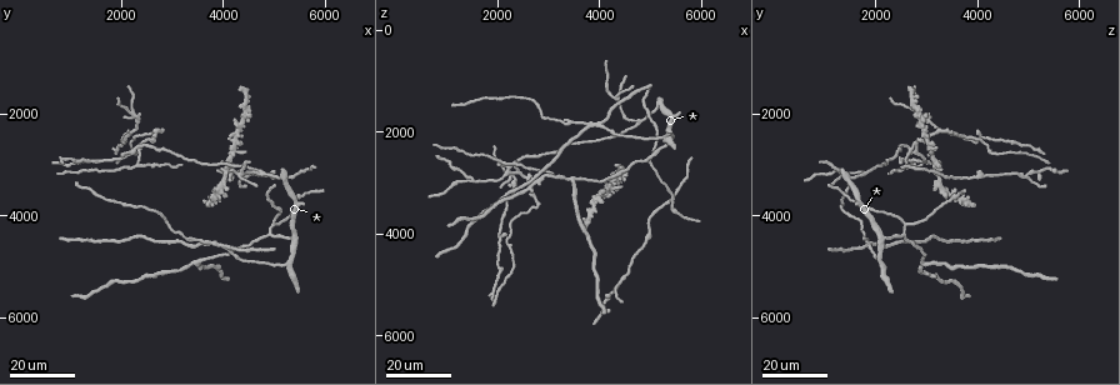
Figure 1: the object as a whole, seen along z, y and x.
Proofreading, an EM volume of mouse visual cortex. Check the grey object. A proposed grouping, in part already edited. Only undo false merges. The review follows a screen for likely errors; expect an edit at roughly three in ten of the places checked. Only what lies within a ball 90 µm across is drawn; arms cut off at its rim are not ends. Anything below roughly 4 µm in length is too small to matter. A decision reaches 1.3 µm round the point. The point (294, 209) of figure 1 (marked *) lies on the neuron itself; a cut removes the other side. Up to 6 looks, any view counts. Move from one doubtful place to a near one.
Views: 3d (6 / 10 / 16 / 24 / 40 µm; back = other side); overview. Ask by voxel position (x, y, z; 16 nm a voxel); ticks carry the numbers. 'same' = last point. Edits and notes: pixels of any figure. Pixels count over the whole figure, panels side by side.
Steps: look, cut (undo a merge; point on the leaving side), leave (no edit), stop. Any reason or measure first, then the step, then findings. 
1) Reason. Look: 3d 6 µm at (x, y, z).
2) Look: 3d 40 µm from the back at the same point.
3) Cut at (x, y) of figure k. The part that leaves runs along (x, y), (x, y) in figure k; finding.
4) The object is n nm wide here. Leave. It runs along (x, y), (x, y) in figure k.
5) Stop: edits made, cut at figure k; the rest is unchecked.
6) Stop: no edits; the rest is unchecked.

Arms part here. Look: 3d 24 µm at (4900, 4300, 2550).

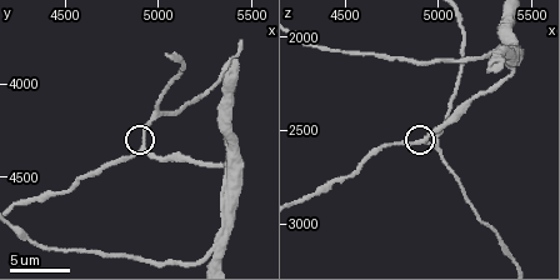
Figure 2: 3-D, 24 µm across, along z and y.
Look: 3d 10 µm at (4920, 4360, 2560).

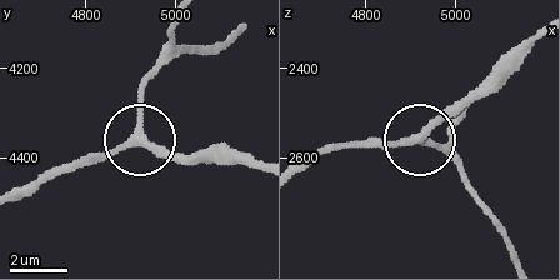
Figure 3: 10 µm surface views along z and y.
Leave. It runs along (535, 31), (420, 134), (385, 143), (336, 143) in figure 3; continuous, no second neuron.

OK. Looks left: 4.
Look: 3d 6 µm at (5240, 4940, 2100).

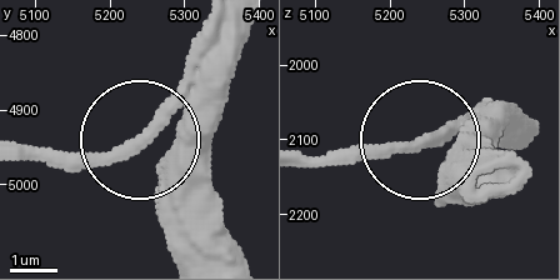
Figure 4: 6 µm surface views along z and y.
Leave. It runs along (249, 24), (149, 140), (220, 224) in figure 4; one neuron here.

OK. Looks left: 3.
Branch point. Look: 3d 16 µm at (3450, 4950, 2900).

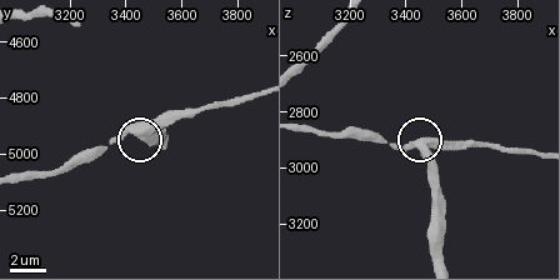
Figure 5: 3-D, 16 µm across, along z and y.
Closer look. Look: 3d 10 µm at (3460, 4940, 2930).

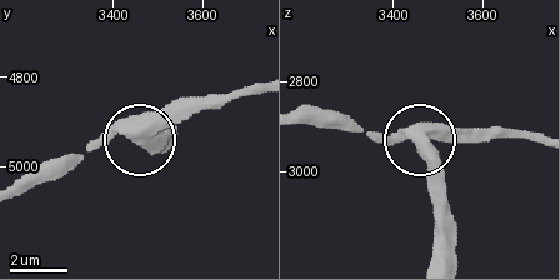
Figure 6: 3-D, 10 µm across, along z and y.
3 arms meet here. Cut at (428, 176) of figure 6. The part that leaves runs along (423, 138), (436, 256) in figure 6; two neurons meet here.

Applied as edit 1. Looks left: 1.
Stop: edits made, cut at figure 6; the rest is unchecked.

